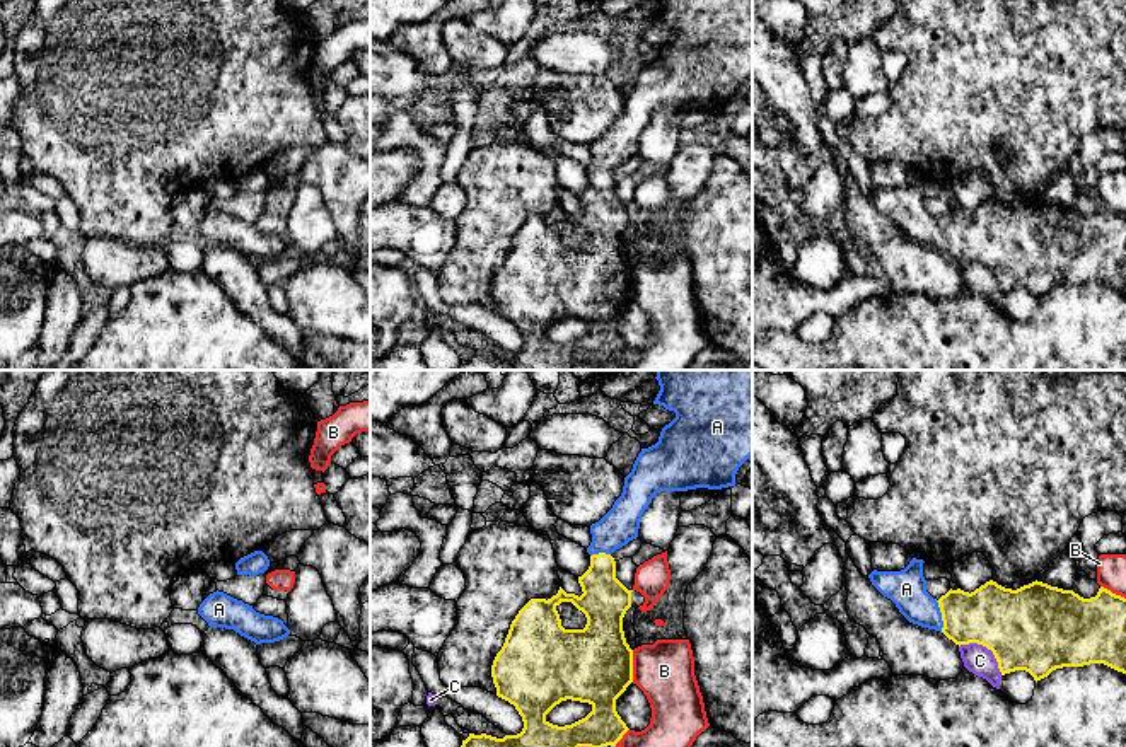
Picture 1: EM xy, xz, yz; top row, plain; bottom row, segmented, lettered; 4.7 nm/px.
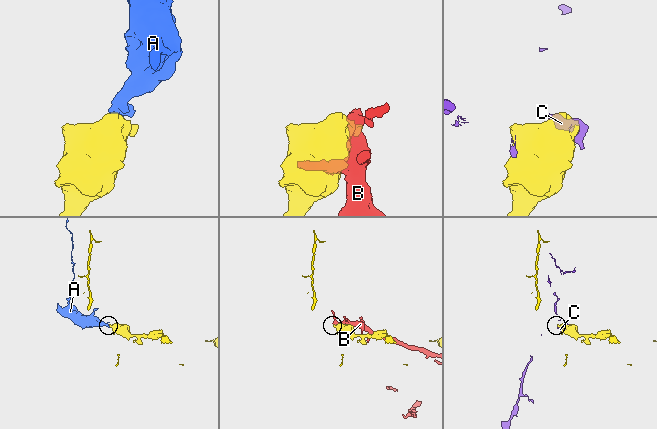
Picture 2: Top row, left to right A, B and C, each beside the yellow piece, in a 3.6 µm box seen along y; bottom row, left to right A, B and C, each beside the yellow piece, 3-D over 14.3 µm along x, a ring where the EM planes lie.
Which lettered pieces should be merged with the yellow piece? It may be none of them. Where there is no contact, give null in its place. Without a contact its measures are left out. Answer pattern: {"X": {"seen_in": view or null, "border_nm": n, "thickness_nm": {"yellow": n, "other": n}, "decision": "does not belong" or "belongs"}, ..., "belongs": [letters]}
{"A": {"seen_in": "yz", "border_nm": 160, "thickness_nm": {"yellow": 300, "other": 180}, "decision": "belongs"}, "B": {"seen_in": "xz", "border_nm": 150, "thickness_nm": {"yellow": 360, "other": 280}, "decision": "does not belong"}, "C": {"seen_in": "yz", "border_nm": 240, "thickness_nm": {"yellow": 420, "other": 140}, "decision": "does not belong"}, "belongs": ["A"]}

